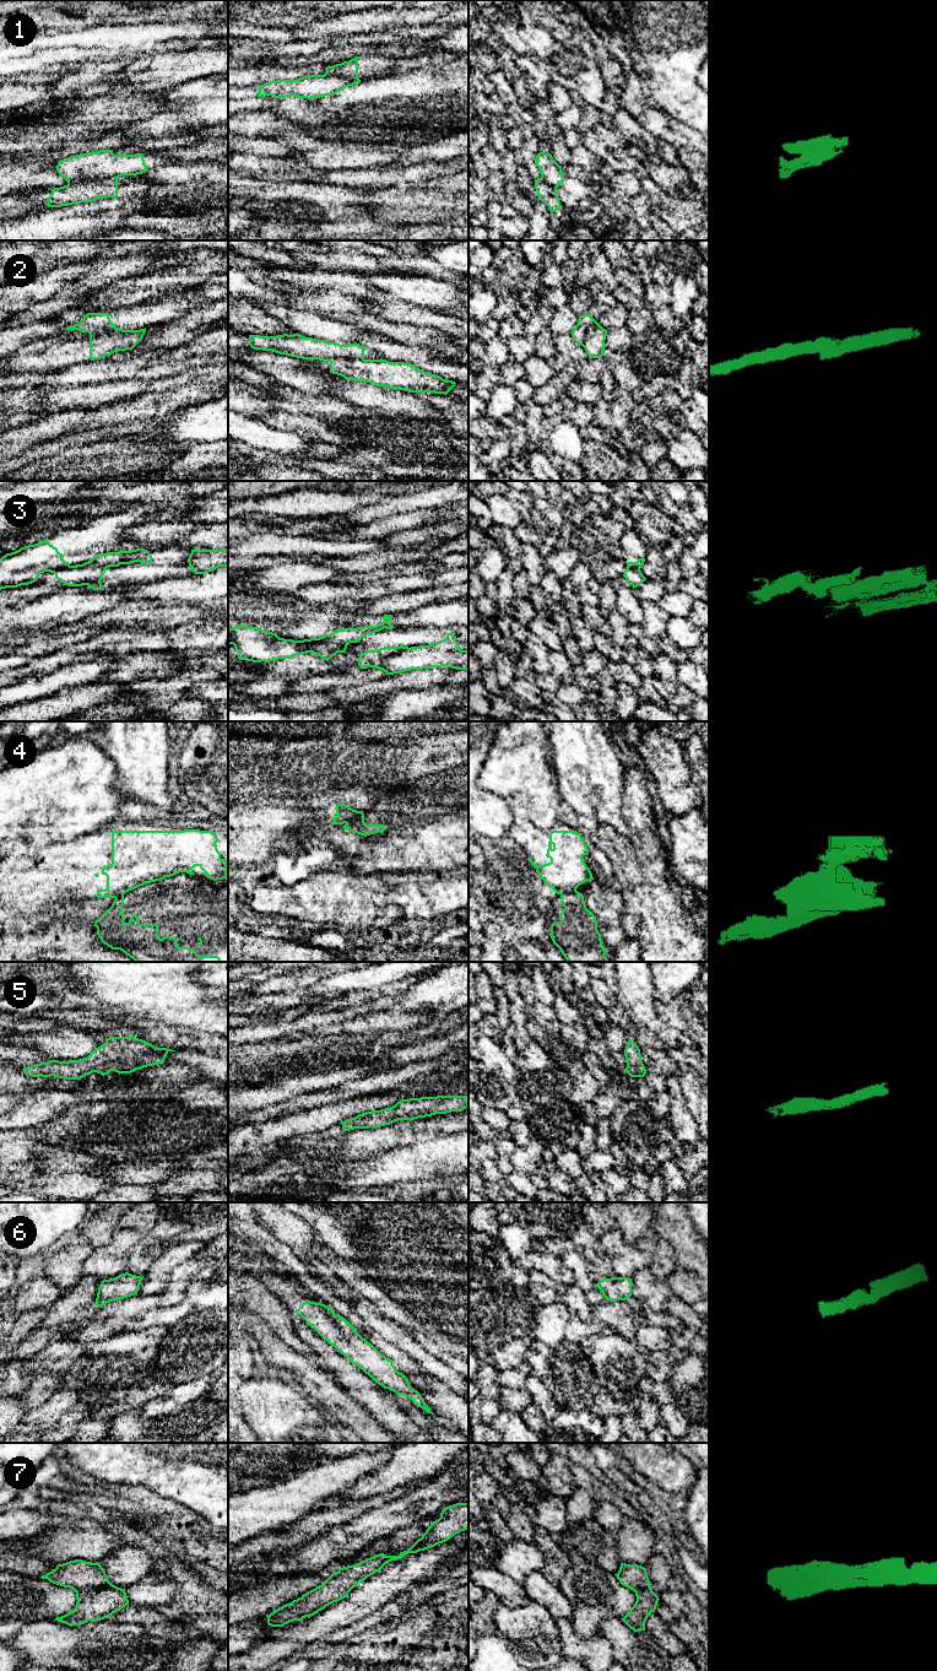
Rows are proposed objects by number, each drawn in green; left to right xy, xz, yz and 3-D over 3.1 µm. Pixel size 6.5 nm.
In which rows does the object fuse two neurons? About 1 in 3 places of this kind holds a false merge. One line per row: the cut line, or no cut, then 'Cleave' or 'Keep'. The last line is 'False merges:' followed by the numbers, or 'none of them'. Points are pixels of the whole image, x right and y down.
1: Split along xy (118, 176), (82, 179), (68, 184). Cleave
2: Split along xz (363, 358), (332, 358), (329, 361). Cleave
3: Split along xy (69, 564), (50, 572). Cleave
4: Split along xz (363, 814), (346, 823). Cleave
5: No split. Keep
6: No split. Keep
7: No split. Keep
False merges: 1, 2, 3, 4

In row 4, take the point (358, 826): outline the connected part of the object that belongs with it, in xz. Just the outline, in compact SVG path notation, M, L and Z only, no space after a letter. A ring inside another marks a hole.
M364 815L354 821L347 822L343 828L348 832L357 833L364 837L374 834L377 832L384 833L384 831L386 829L384 824L367 824L364 822Z

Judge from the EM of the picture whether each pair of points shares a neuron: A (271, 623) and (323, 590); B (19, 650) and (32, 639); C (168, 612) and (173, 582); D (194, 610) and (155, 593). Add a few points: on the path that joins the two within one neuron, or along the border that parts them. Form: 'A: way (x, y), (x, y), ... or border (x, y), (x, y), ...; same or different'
A: border (288, 594), (303, 601); different
B: way (22, 649), (28, 643); same
C: border (198, 601), (164, 604); different
D: border (149, 601), (152, 604), (198, 603); different

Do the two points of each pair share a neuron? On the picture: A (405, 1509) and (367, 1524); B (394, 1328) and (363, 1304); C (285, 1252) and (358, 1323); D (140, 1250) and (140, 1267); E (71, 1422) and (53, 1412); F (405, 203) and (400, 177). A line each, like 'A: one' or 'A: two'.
A: one
B: one
C: one
D: one
E: two
F: two

